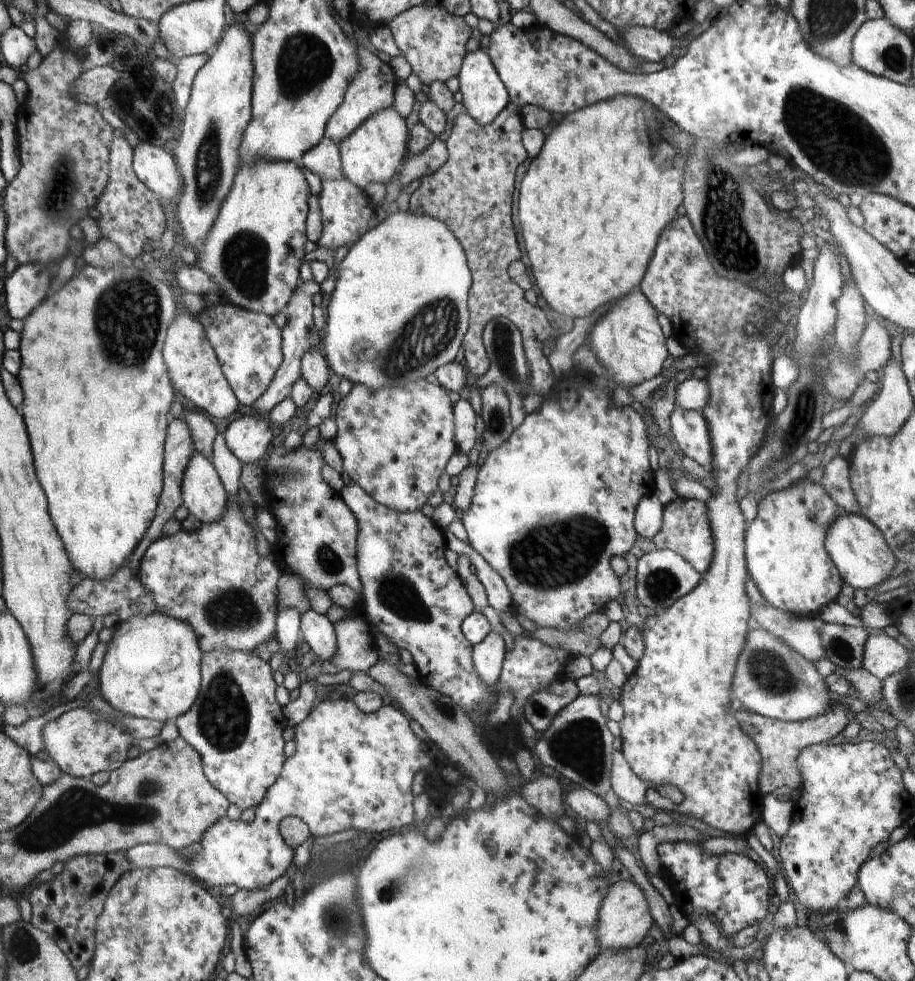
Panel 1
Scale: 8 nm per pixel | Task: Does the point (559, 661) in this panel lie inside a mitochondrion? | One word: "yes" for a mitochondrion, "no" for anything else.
no

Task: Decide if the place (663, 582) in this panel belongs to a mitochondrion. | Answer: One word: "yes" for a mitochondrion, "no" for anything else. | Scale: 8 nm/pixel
yes

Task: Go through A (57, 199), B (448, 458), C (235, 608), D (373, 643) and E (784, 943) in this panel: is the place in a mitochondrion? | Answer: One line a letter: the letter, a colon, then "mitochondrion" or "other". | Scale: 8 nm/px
A: mitochondrion
B: other
C: mitochondrion
D: other
E: other

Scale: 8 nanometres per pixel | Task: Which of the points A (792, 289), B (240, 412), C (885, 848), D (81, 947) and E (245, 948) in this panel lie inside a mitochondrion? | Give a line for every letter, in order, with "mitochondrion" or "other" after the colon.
A: other
B: other
C: other
D: other
E: other

